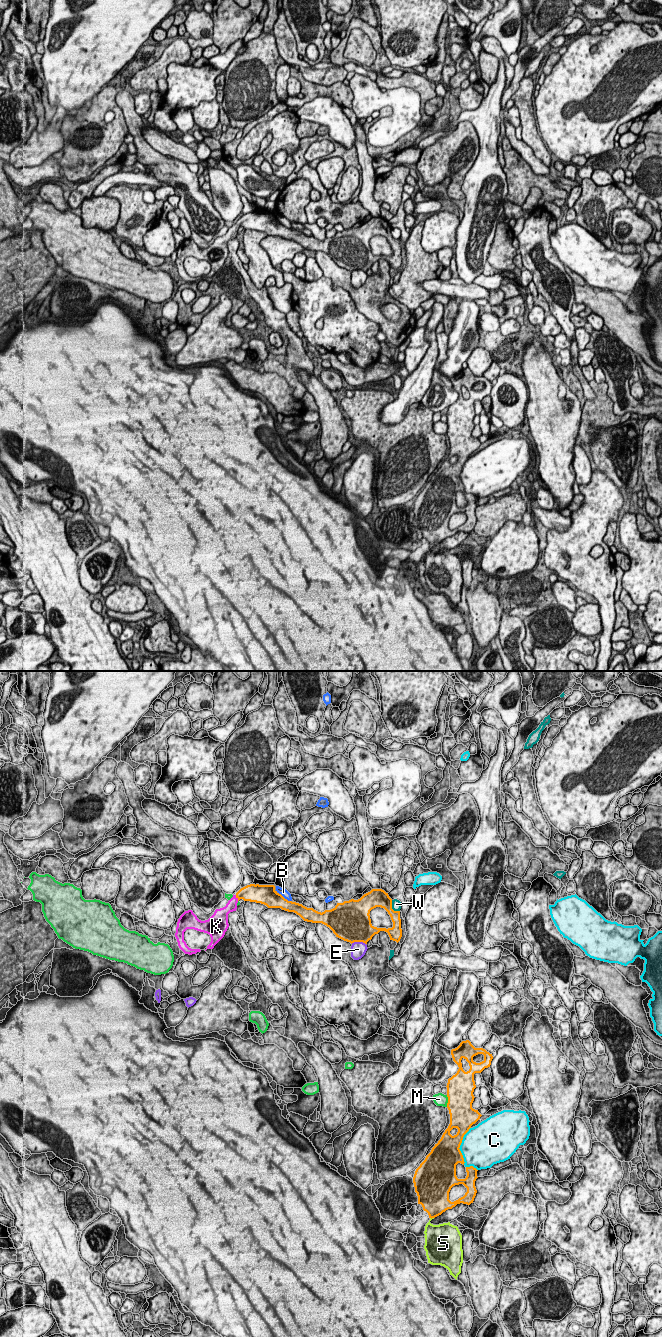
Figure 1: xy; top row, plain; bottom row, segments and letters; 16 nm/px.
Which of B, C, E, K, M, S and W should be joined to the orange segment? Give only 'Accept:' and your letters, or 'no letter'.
Accept: K

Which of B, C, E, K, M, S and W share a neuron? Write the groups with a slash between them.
B / C / E / K / M / S / W

